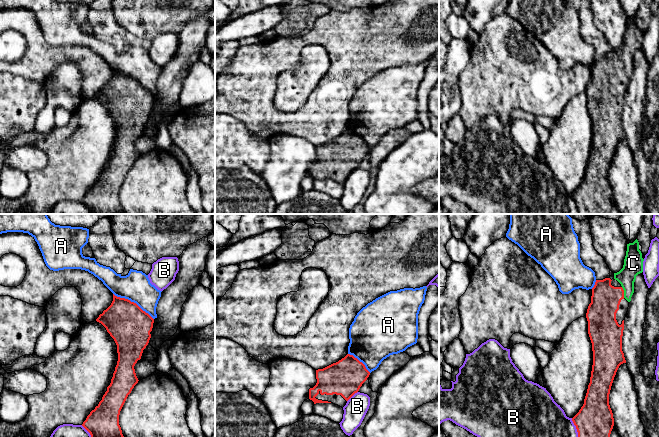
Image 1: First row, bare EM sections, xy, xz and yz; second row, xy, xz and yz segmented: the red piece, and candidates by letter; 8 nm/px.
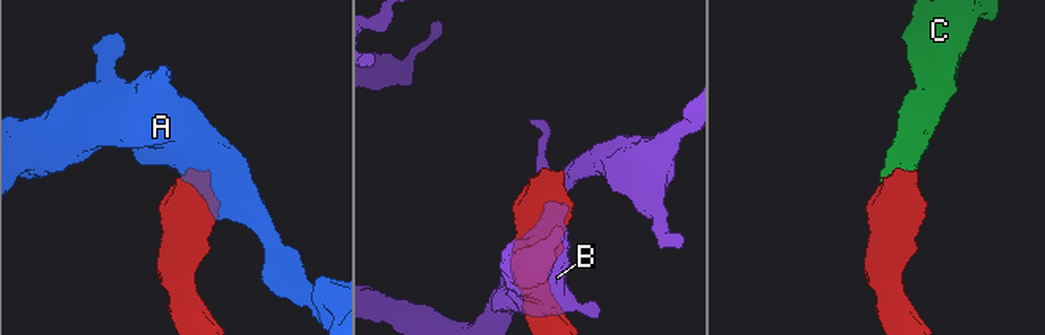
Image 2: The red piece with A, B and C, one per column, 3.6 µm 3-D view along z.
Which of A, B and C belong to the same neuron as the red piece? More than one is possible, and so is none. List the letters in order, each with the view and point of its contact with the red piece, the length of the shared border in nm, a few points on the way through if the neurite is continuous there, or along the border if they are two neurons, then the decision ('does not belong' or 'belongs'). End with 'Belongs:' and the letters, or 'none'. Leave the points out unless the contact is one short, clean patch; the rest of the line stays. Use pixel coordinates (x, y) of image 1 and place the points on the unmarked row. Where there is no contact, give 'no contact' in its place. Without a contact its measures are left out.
A: meets red in xy at (133, 78); contact 380 nm long; border along xy (113, 69), (135, 78), (153, 95); does not belong
B: meets red in xz at (352, 171); contact 120 nm long; does not belong
C: meets red in yz at (623, 68); contact 90 nm long; runs through yz (601, 90), (623, 68), (633, 39); belongs
Belongs: C

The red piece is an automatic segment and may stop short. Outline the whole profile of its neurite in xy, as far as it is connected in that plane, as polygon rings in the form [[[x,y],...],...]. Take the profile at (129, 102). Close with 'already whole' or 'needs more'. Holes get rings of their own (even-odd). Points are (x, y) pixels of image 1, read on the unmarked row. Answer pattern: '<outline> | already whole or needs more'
[[[113,70],[111,81],[99,91],[96,97],[101,99],[114,115],[118,137],[107,167],[82,202],[90,209],[91,214],[125,214],[119,201],[119,191],[128,171],[139,157],[134,142],[141,135],[143,126],[149,119],[154,95],[136,79]]] | already whole

